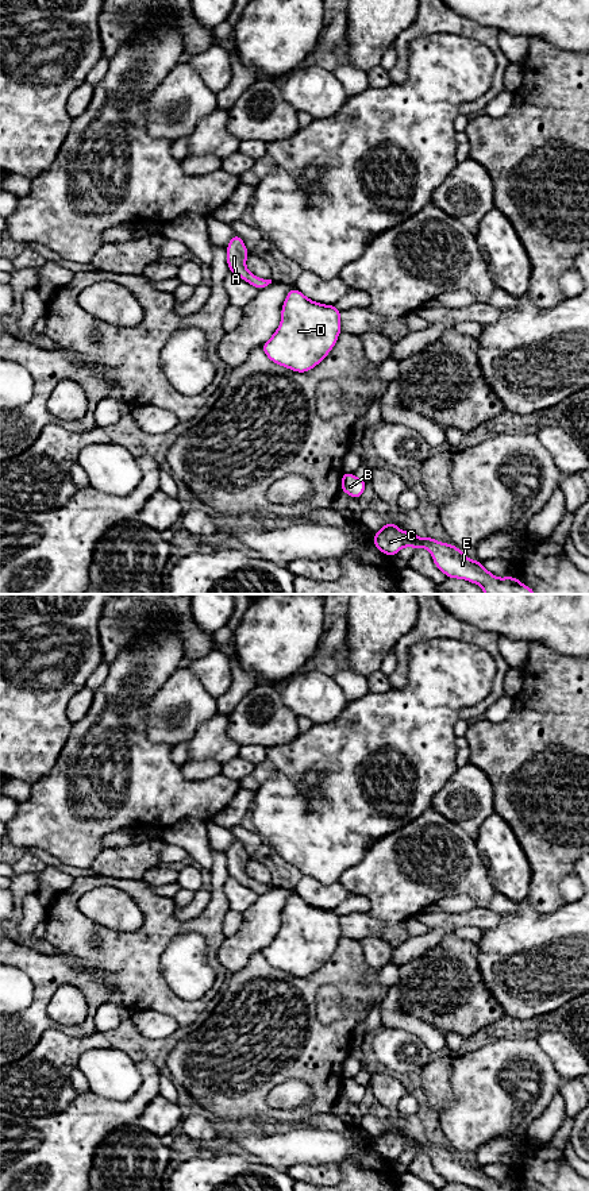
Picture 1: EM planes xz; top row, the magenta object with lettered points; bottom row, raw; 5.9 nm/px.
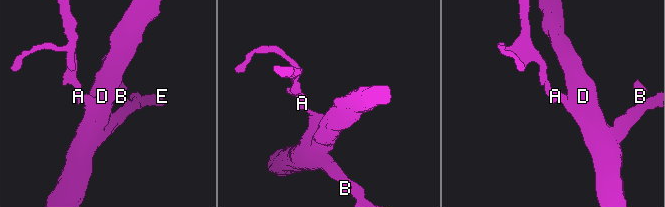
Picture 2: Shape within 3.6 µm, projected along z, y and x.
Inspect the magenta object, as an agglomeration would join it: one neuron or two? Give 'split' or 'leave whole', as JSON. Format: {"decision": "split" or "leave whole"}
{"decision": "leave whole"}

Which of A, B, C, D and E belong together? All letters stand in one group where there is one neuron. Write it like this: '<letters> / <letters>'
A B C D E

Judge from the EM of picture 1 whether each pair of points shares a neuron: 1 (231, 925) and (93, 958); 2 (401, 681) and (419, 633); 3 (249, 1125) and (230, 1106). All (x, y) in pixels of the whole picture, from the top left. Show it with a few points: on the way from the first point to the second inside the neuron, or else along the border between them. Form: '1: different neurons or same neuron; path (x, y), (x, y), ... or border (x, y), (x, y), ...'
1: different neurons; border (230, 909), (224, 916), (224, 935)
2: same neuron; path (403, 669), (403, 648), (407, 644)
3: different neurons; border (274, 1121), (246, 1117), (241, 1125)

